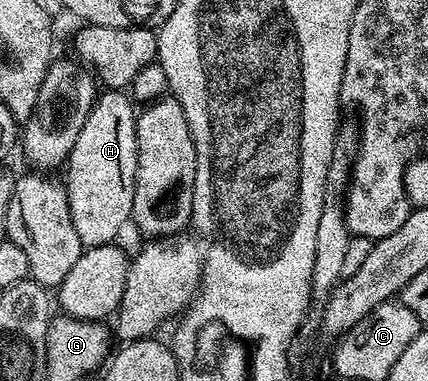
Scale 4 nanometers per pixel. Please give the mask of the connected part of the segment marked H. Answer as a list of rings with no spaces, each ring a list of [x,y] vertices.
[[[104,90],[96,97],[96,104],[86,118],[86,126],[82,126],[82,134],[78,134],[78,142],[74,142],[74,150],[70,150],[66,161],[68,168],[68,201],[70,202],[70,218],[74,218],[74,230],[78,230],[78,238],[85,248],[97,248],[103,244],[113,243],[116,235],[132,218],[134,202],[134,186],[136,185],[136,117],[137,109],[133,101],[123,91]]]

